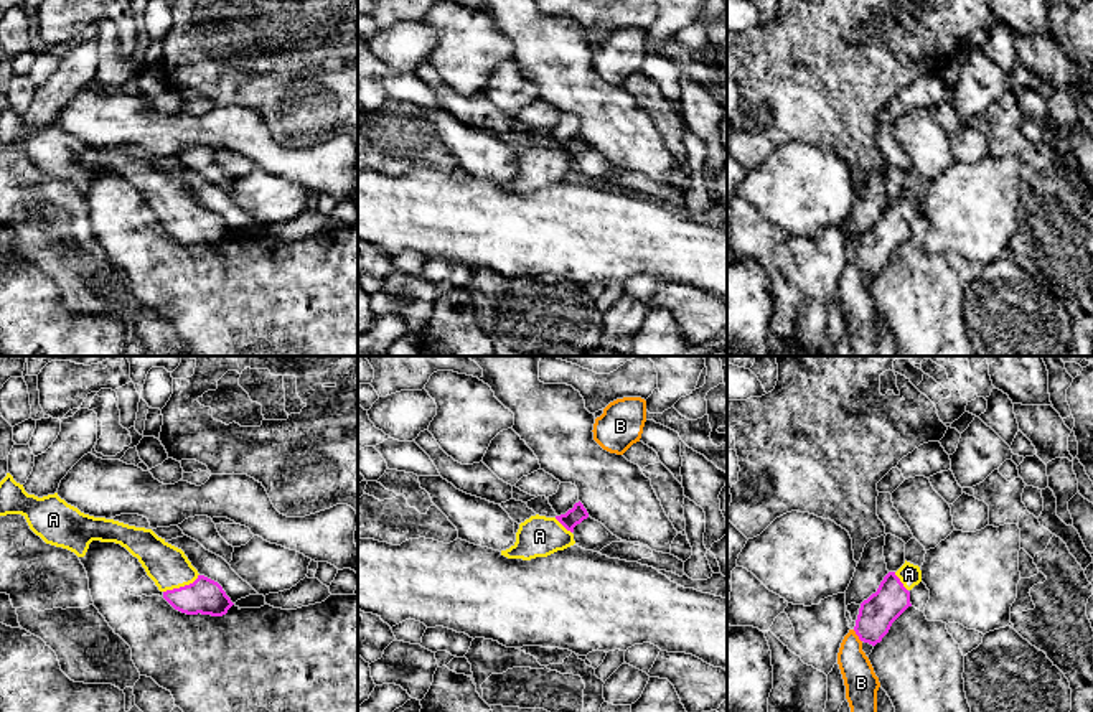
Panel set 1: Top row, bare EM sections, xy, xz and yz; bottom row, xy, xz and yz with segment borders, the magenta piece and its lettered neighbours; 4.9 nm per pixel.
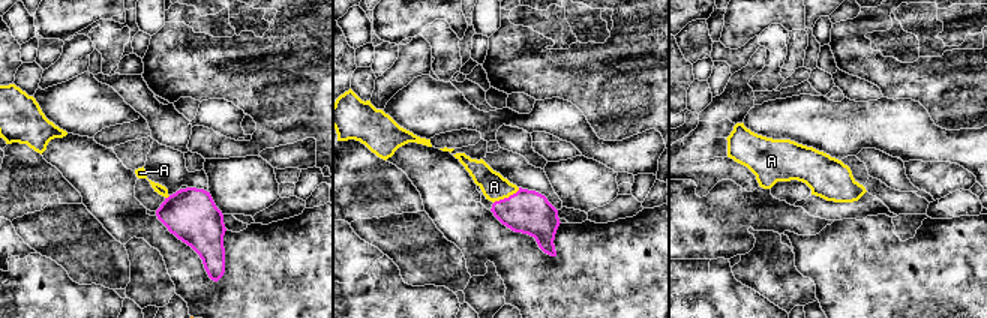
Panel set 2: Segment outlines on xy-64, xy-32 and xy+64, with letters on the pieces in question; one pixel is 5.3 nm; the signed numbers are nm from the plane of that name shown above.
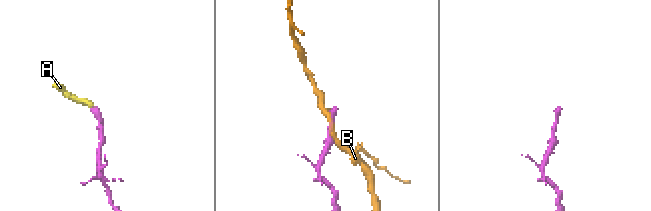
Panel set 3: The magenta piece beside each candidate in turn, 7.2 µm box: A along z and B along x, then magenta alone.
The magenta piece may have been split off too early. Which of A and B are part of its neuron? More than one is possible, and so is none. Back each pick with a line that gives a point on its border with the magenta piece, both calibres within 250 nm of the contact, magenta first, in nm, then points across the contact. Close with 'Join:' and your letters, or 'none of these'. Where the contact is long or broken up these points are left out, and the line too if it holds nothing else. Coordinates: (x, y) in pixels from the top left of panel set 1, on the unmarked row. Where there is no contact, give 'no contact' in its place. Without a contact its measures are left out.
A: meets magenta in xy at (182, 218); 170 nm thick on the magenta side, 200 nm on the other; runs through xy (205, 226), (190, 224), (182, 218), (167, 196)
Join: A

